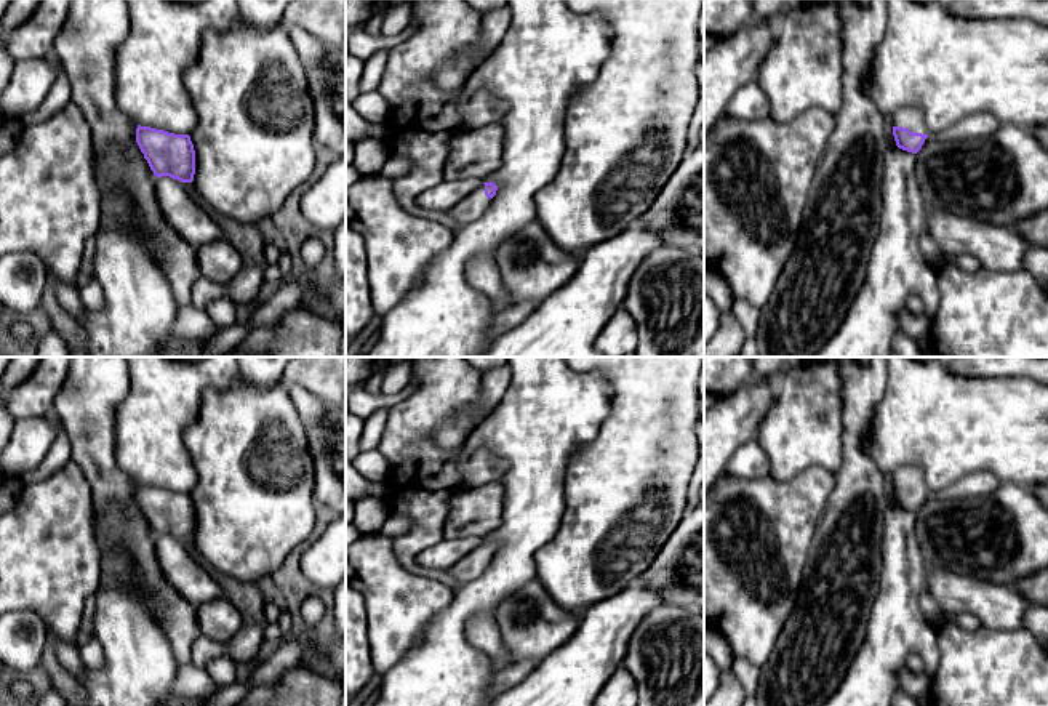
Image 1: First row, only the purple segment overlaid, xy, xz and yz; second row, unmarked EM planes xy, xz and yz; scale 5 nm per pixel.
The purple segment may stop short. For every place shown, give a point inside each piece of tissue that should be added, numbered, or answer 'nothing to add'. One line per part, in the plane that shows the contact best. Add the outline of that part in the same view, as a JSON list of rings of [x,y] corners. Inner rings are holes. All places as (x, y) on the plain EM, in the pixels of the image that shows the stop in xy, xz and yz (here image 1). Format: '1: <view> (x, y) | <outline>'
1: yz (909, 476) | [[[899,466],[891,475],[894,485],[909,487],[912,491],[928,493],[923,472],[918,466]]]

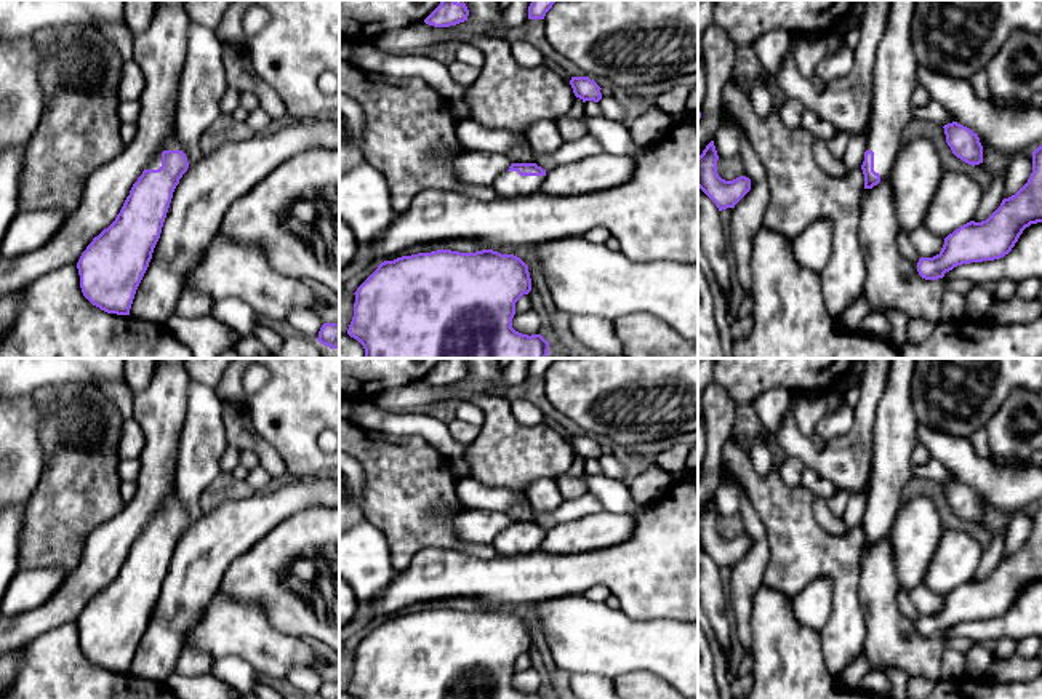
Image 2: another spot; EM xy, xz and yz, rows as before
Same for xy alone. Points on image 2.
1: xy (172, 501) | [[[178,481],[171,485],[171,493],[162,501],[157,510],[150,515],[146,528],[158,528],[162,525],[162,510],[163,509],[182,509],[182,502],[178,496]]]

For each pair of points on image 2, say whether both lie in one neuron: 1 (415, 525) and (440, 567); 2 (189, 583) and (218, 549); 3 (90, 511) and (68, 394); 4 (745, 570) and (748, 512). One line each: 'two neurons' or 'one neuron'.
1: two neurons
2: one neuron
3: one neuron
4: one neuron

